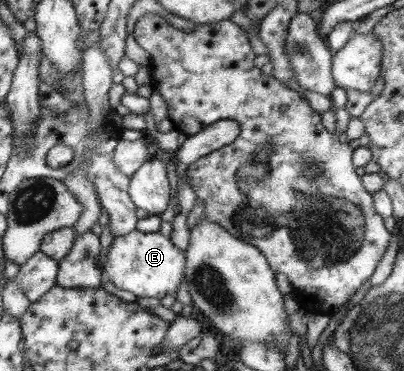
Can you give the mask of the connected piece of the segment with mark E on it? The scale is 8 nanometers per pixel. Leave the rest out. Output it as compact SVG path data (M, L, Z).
M133 231L127 235L115 237L107 249L103 260L99 261L106 280L121 291L129 291L135 297L156 297L175 295L181 277L185 273L185 253L173 246L167 238L156 233Z

